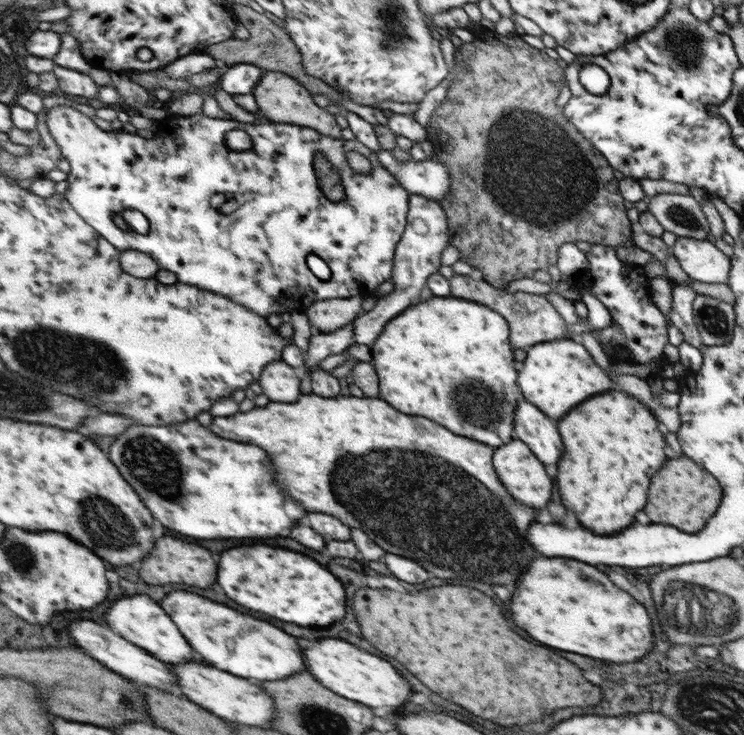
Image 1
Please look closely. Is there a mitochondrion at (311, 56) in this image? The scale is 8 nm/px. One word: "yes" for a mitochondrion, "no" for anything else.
no

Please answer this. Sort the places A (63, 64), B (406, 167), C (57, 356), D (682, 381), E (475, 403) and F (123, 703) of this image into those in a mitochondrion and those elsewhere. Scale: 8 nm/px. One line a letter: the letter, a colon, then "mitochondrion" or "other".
A: other
B: other
C: mitochondrion
D: other
E: mitochondrion
F: mitochondrion

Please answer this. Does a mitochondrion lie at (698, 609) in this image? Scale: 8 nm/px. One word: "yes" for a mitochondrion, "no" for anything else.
yes

